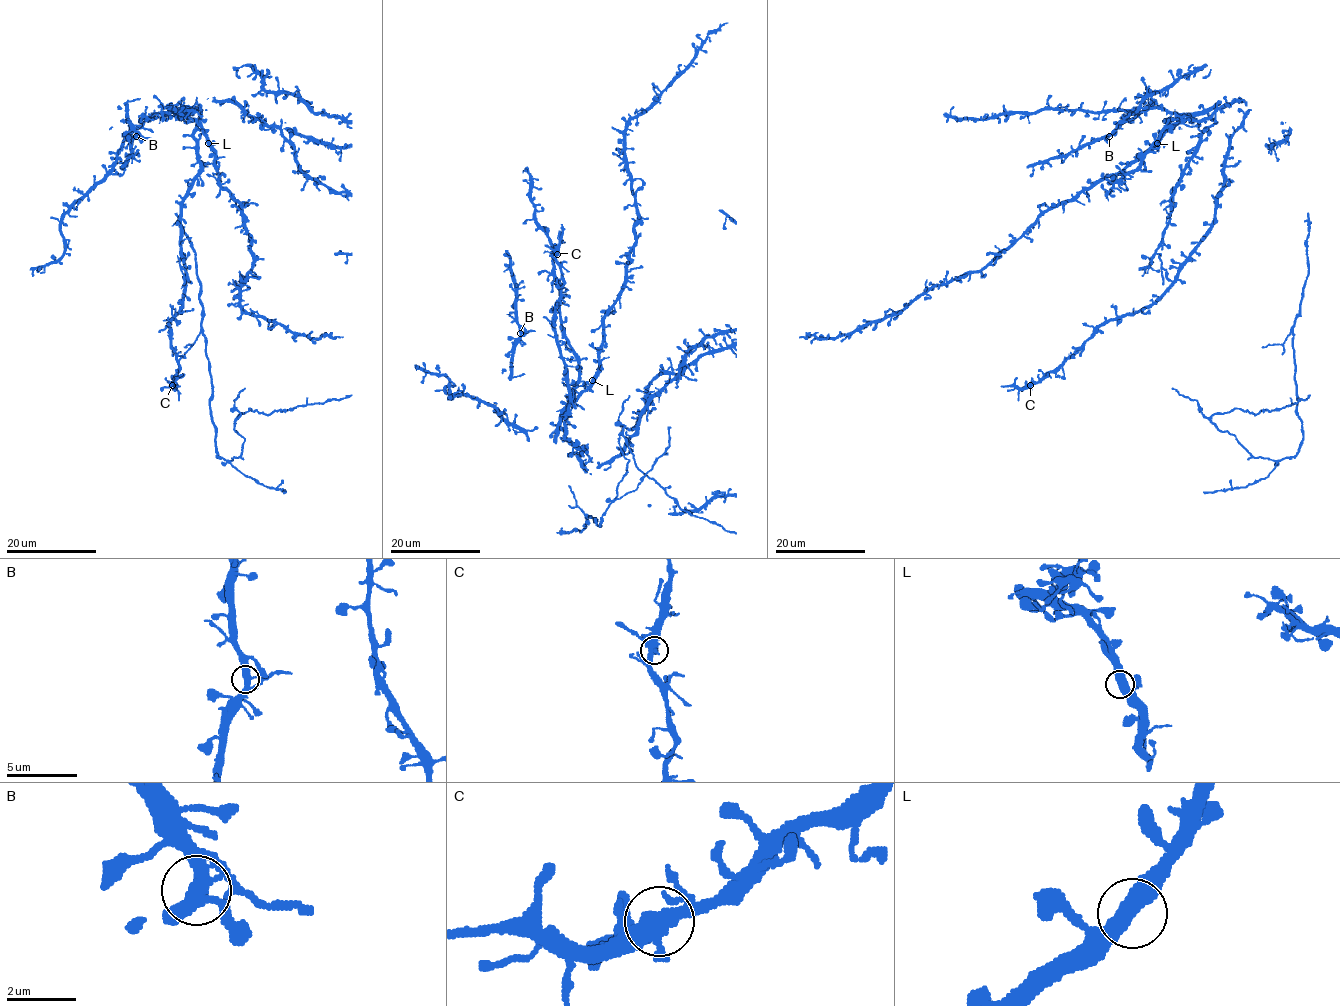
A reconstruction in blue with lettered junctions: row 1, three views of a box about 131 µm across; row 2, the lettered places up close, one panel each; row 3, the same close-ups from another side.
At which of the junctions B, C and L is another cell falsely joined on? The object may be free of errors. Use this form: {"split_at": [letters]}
{"split_at": []}

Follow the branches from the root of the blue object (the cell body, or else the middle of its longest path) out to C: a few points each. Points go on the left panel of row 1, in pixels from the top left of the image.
C: (198, 171), (182, 204), (185, 292), (181, 308), (169, 323), (169, 344), (178, 364), (173, 385)

